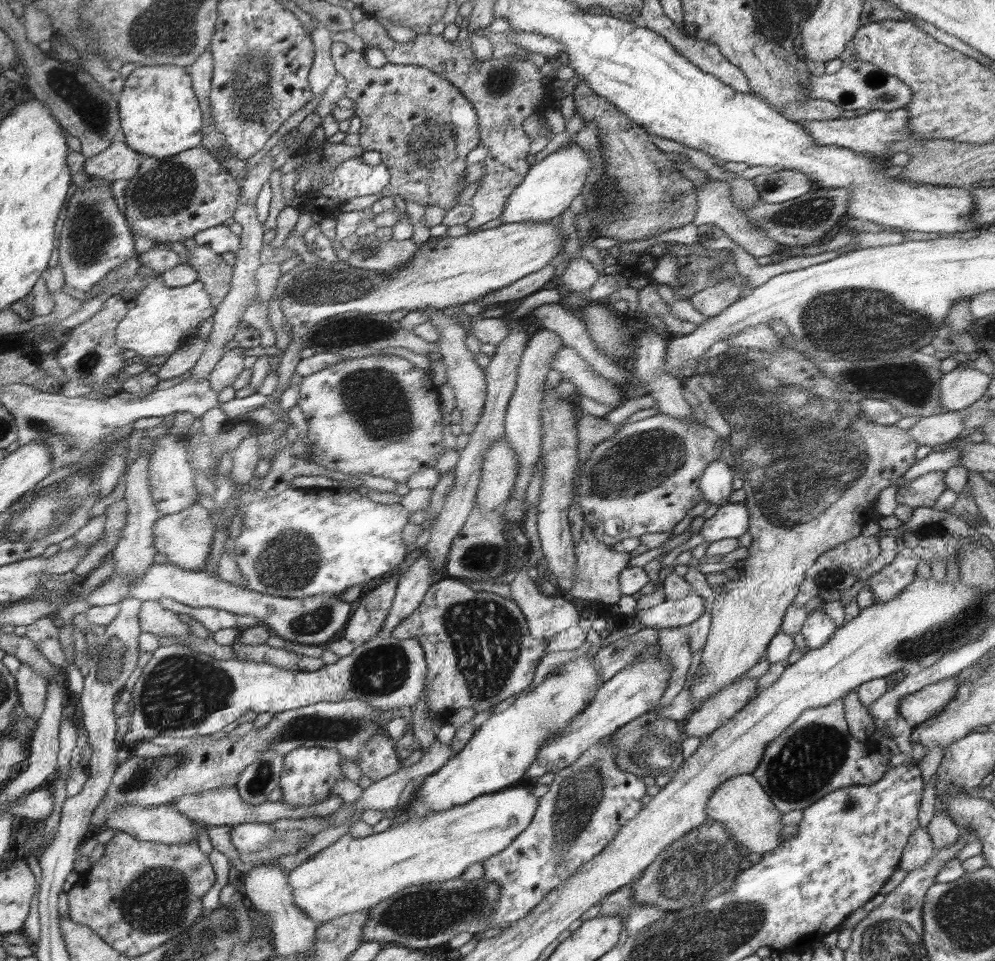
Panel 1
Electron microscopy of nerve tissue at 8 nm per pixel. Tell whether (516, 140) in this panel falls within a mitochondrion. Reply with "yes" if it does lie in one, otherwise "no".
no

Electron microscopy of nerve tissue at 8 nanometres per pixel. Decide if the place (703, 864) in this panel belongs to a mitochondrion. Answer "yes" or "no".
yes

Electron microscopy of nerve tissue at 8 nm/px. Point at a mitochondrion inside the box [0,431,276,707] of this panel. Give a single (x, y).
(60, 499)

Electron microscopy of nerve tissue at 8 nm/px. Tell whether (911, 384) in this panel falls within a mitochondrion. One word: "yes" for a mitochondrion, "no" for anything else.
yes

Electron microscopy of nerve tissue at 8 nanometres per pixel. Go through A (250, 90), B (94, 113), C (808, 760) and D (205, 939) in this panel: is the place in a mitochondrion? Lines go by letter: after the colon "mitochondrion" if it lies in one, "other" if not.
A: mitochondrion
B: mitochondrion
C: mitochondrion
D: mitochondrion

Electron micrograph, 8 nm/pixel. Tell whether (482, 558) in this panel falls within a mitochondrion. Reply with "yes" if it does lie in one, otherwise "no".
yes

